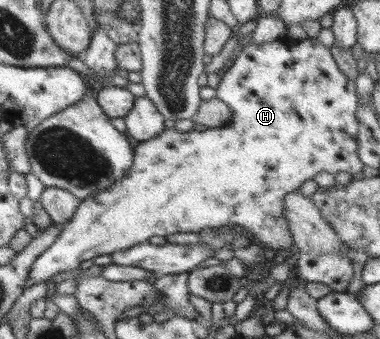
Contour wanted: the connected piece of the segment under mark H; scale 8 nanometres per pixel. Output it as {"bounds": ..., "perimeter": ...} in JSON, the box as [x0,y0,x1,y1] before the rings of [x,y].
{"bounds":[27,37,364,286],"perimeter":[[[309,37],[307,40],[301,41],[288,41],[282,38],[261,45],[250,43],[249,45],[239,47],[230,61],[229,69],[222,74],[221,81],[215,92],[219,100],[229,105],[232,112],[231,120],[225,126],[207,127],[203,131],[192,129],[191,131],[184,132],[177,129],[166,129],[149,140],[141,141],[134,148],[133,164],[121,181],[117,181],[109,189],[96,192],[93,196],[80,201],[74,216],[65,223],[55,242],[45,252],[42,252],[32,264],[27,286],[39,282],[49,282],[51,276],[55,276],[55,274],[80,268],[79,265],[84,260],[94,260],[94,258],[102,254],[111,254],[112,252],[131,248],[136,244],[147,243],[151,236],[167,237],[179,232],[199,232],[209,228],[221,228],[222,226],[241,228],[245,232],[251,233],[257,242],[263,242],[263,244],[267,244],[267,246],[273,249],[290,250],[289,247],[294,244],[294,240],[287,219],[284,217],[285,195],[290,192],[300,191],[300,187],[305,181],[315,179],[315,176],[319,172],[323,172],[323,170],[333,175],[337,174],[337,172],[349,172],[353,175],[362,170],[364,164],[358,155],[357,135],[359,131],[356,119],[358,96],[355,81],[349,80],[339,70],[330,49],[321,44],[317,37]]]}

